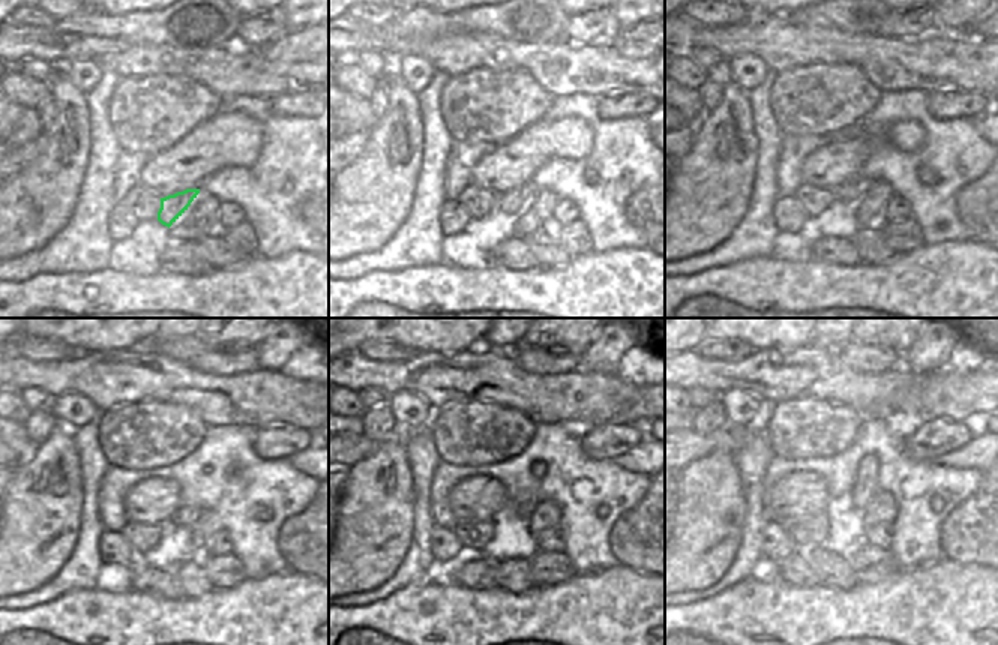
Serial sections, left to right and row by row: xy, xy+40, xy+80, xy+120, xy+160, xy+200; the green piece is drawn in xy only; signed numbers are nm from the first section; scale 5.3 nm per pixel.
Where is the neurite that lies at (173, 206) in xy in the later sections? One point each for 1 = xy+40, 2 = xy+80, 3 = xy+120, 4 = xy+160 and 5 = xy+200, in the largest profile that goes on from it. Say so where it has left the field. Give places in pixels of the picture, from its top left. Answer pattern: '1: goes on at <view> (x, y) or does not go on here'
1: goes on at xy+40 (512, 201)
2: goes on at xy+80 (853, 189)
3: goes on at xy+120 (185, 516)
4: goes on at xy+160 (526, 509)
5: goes on at xy+200 (866, 483)

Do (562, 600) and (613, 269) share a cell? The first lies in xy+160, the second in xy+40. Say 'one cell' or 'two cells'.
one cell

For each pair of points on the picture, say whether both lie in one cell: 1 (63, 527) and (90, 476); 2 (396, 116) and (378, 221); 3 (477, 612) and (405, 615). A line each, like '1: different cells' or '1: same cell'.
1: different cells
2: same cell
3: same cell

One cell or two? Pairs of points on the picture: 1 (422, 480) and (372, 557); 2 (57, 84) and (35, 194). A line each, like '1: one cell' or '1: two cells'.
1: two cells
2: one cell

